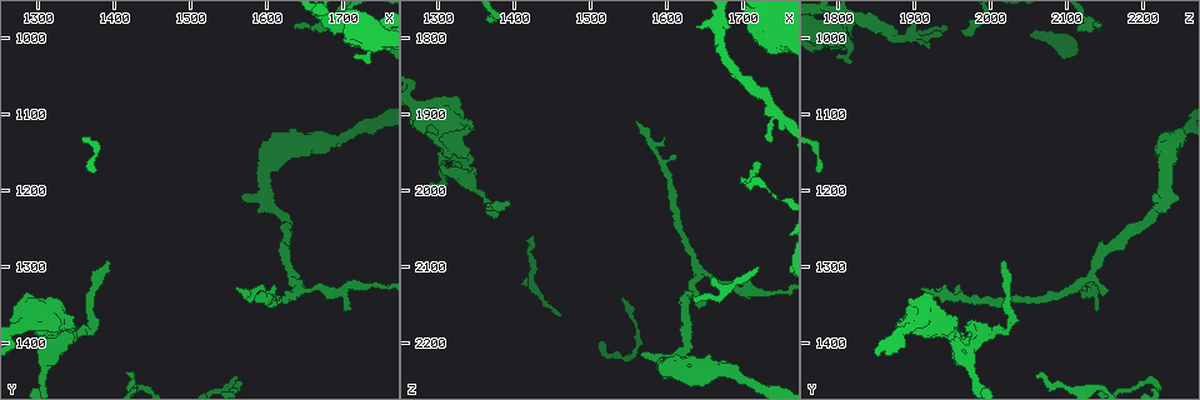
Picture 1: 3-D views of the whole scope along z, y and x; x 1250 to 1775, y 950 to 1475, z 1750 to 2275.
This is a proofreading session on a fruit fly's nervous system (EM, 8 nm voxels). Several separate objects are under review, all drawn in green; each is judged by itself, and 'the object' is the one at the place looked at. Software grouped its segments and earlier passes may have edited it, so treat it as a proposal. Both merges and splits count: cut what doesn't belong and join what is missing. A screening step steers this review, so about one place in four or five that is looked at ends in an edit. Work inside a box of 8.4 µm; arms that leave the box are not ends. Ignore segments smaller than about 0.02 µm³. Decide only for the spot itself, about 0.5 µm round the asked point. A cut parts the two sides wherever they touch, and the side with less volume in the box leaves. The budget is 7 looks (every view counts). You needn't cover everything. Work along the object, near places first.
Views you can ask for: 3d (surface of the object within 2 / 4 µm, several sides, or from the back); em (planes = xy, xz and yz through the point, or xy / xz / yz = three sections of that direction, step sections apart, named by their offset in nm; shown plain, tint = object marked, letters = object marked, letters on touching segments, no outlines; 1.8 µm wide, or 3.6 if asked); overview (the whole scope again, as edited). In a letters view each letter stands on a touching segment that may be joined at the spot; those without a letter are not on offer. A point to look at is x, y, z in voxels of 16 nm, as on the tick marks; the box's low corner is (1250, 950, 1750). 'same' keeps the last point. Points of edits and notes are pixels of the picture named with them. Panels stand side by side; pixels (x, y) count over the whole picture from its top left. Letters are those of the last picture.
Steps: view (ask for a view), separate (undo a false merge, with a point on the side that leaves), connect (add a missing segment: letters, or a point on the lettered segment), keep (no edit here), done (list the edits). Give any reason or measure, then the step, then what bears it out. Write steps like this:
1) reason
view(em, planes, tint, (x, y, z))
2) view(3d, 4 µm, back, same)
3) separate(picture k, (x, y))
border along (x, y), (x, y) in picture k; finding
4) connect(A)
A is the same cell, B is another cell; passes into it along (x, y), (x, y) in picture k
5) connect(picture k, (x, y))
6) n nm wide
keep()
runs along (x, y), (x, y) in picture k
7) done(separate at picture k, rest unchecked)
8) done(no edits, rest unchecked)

free end
view(3d, 2 µm, (1740, 990, 1935))

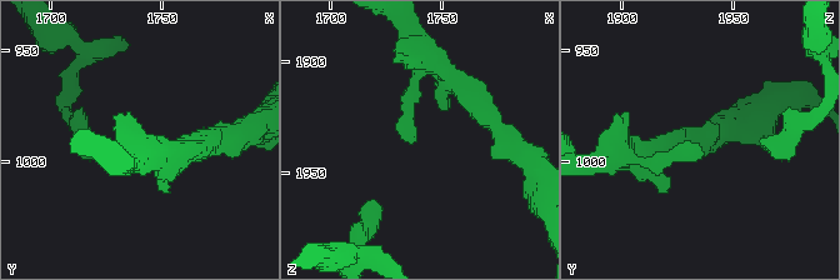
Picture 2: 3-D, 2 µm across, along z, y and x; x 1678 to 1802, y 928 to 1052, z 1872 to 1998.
now the EM
view(em, yz, step 4, tint, (1737, 993, 1935))

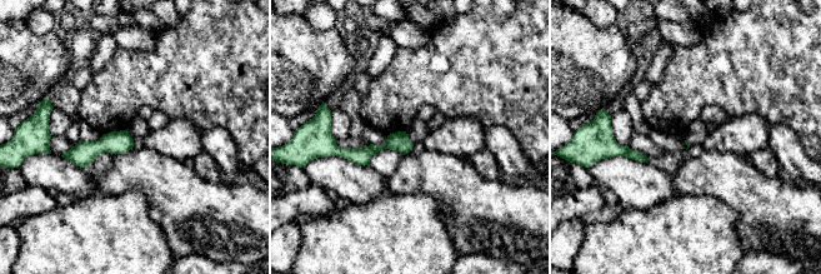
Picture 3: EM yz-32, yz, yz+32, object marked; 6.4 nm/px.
view(em, planes, letters, same)

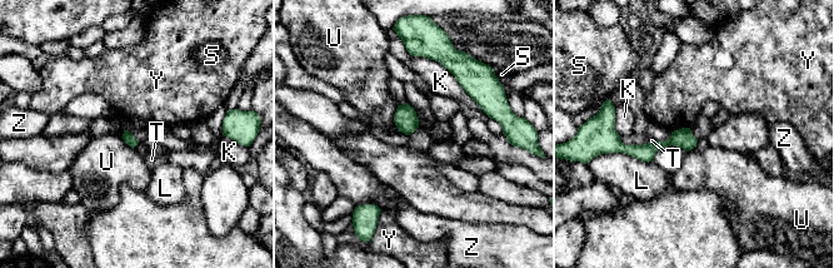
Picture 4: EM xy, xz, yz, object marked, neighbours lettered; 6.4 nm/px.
K touches over 600 nm
keep()
K, L, S, T, U, Y and Z are other cells; border along (689, 127), (682, 127), (672, 132) in picture 4; none of them fits

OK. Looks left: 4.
thick end
view(em, 3.6 µm, planes, letters, (1715, 1030, 1800))

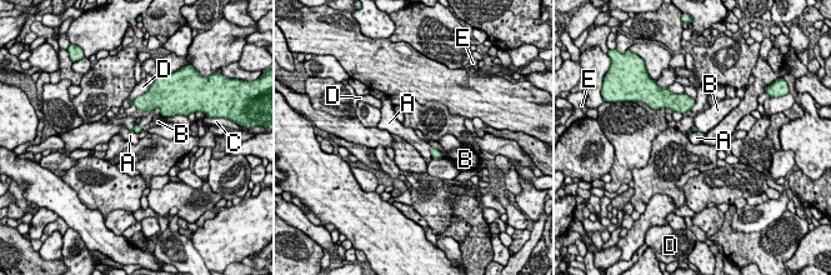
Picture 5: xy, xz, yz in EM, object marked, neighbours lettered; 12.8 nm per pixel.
keep()
A, B, C, D and E are other cells; border along (430, 146), (430, 154), (434, 158) in picture 5; no lettered segment goes on from it

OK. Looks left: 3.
long arm stops here
view(3d, 2 µm, (1560, 1325, 1910))

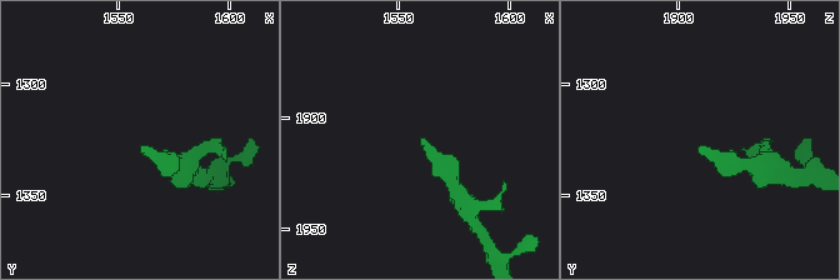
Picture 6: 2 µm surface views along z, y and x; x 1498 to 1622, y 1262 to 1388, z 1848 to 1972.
view(em, xy, step 8, letters, (1561, 1329, 1912))

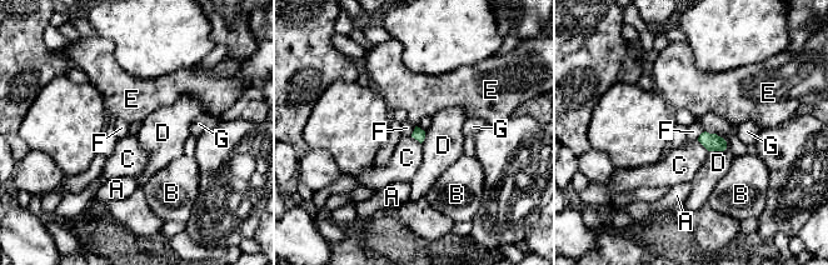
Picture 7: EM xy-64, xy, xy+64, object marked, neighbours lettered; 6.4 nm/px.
view(em, xz, step 8, letters, same)

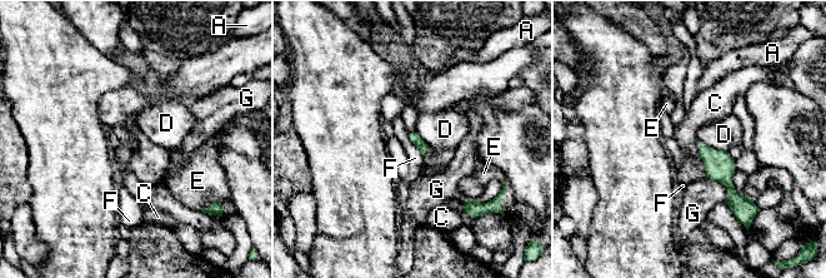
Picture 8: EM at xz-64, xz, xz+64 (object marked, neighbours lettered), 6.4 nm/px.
keep()
A, C, D, E, F and G are other cells; no lettered segment goes on from it

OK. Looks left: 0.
done(no edits, rest unchecked)

